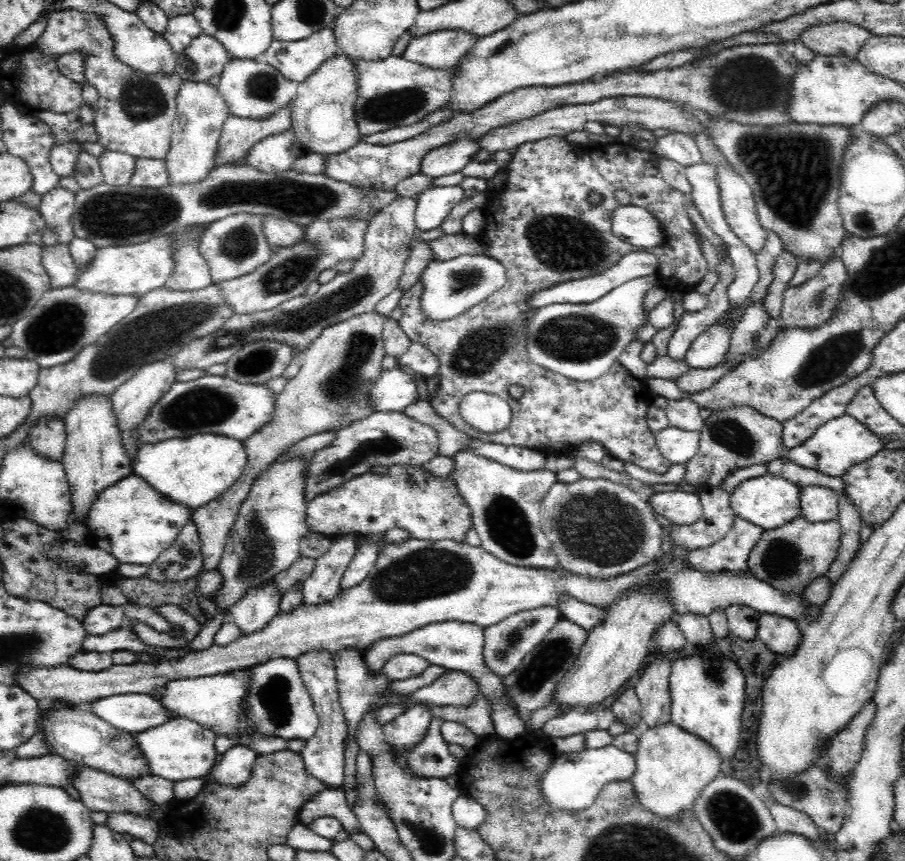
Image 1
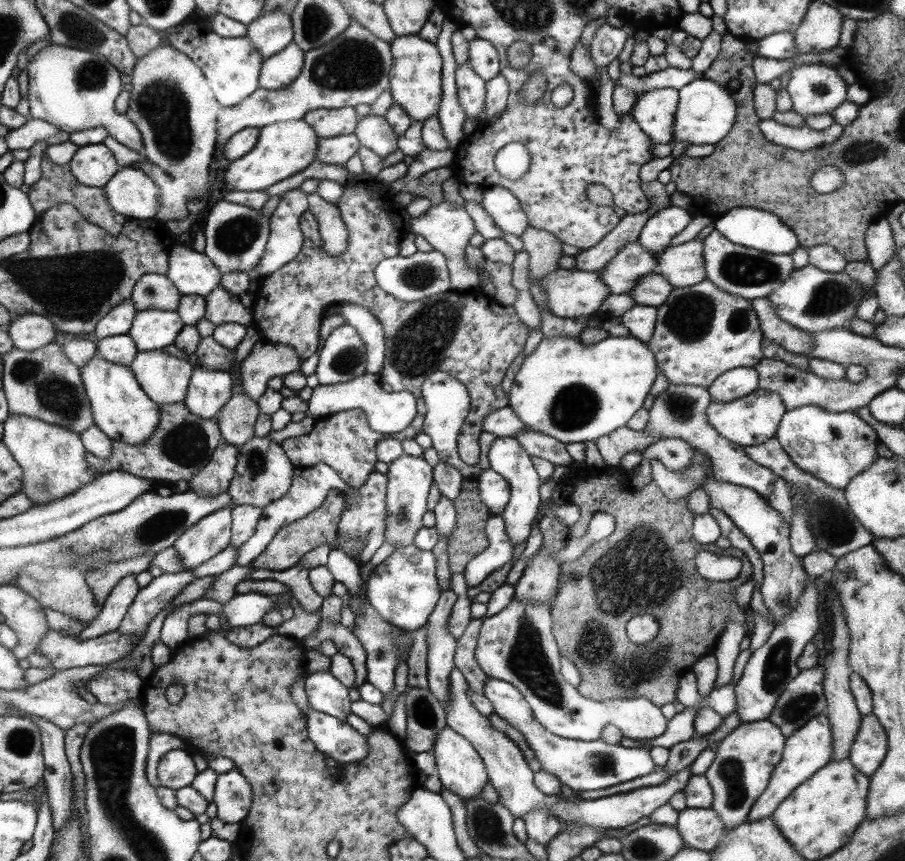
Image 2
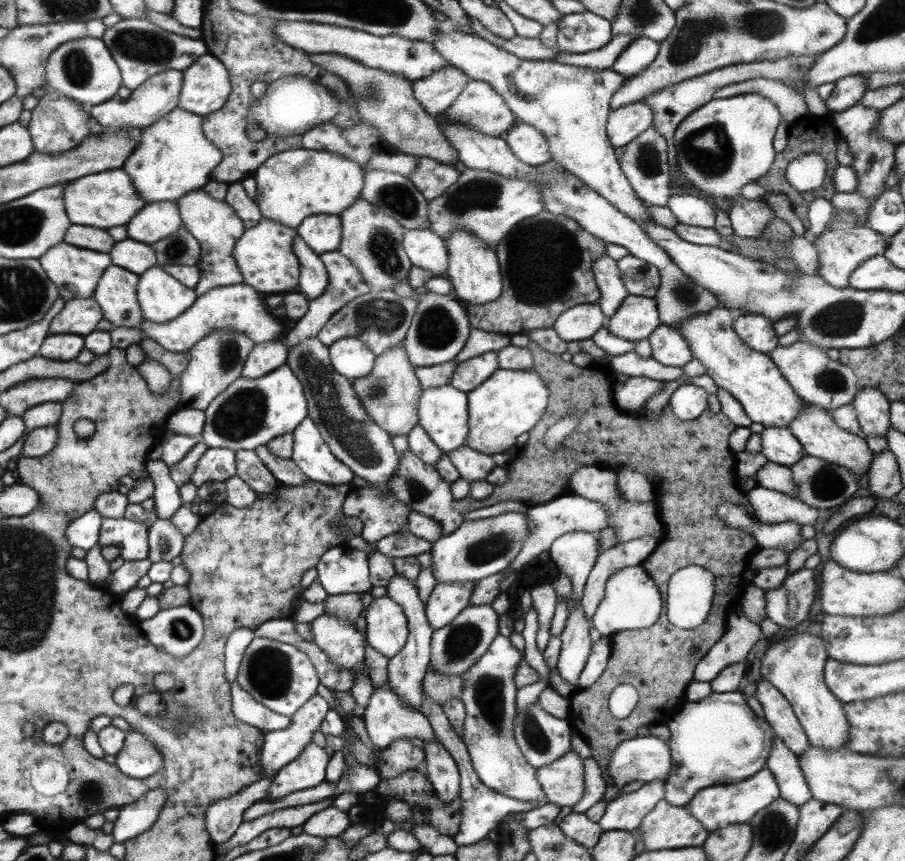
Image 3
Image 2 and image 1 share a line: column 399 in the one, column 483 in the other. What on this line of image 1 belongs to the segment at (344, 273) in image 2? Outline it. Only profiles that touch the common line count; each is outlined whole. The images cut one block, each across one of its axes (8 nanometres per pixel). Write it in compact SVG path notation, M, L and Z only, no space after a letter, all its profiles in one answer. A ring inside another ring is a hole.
M560 136L524 142L514 150L512 160L506 166L506 190L488 194L490 208L486 210L486 228L480 234L486 256L504 266L508 282L468 312L444 322L426 320L422 314L422 280L408 288L400 298L400 330L406 332L410 342L426 346L438 362L442 384L438 394L428 400L444 420L472 438L496 442L498 446L570 454L574 444L594 440L600 442L610 456L622 462L632 462L644 470L664 474L672 468L670 460L662 456L656 444L656 432L646 424L654 394L646 382L630 378L630 372L622 364L614 364L610 372L598 380L576 382L552 374L550 370L542 370L542 366L532 366L532 362L524 358L528 320L536 312L530 308L530 300L536 292L566 280L602 274L616 266L626 254L638 252L638 248L620 242L612 234L612 216L620 208L614 200L614 190L618 188L628 190L634 206L652 212L662 226L666 242L648 250L658 258L660 270L656 274L660 286L668 290L668 284L680 284L680 288L696 288L700 284L706 274L706 262L696 242L694 222L686 212L688 196L664 180L658 170L658 160L658 154L636 150L630 144L624 146L624 154L610 158L606 146L574 146ZM590 194L598 194L600 202L588 202ZM512 384L524 388L520 400L510 396L508 388ZM470 392L500 396L512 410L508 428L490 434L472 428L460 414L460 402Z

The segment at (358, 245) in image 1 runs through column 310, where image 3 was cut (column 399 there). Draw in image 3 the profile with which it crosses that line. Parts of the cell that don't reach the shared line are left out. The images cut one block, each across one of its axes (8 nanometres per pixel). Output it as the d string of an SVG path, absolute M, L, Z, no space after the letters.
M357 198L353 206L339 214L341 218L341 244L339 252L351 260L351 264L359 270L369 288L375 290L395 290L399 282L407 282L407 274L413 268L409 256L403 250L403 234L407 232L395 218L387 216L379 206L367 202L365 198Z

